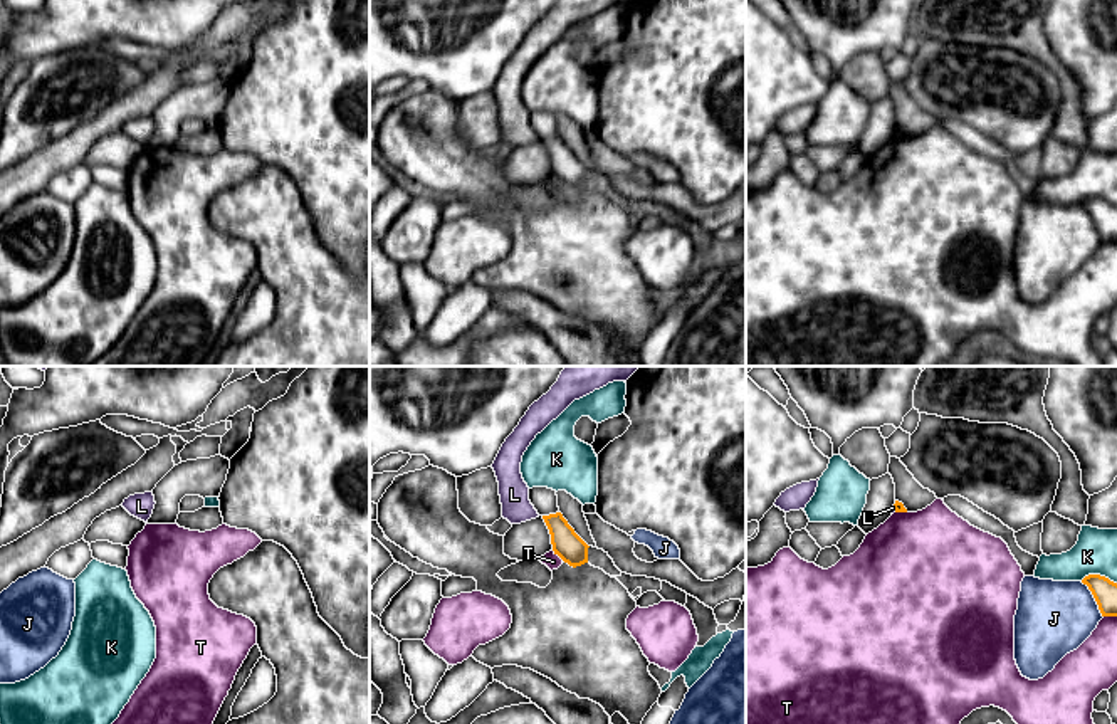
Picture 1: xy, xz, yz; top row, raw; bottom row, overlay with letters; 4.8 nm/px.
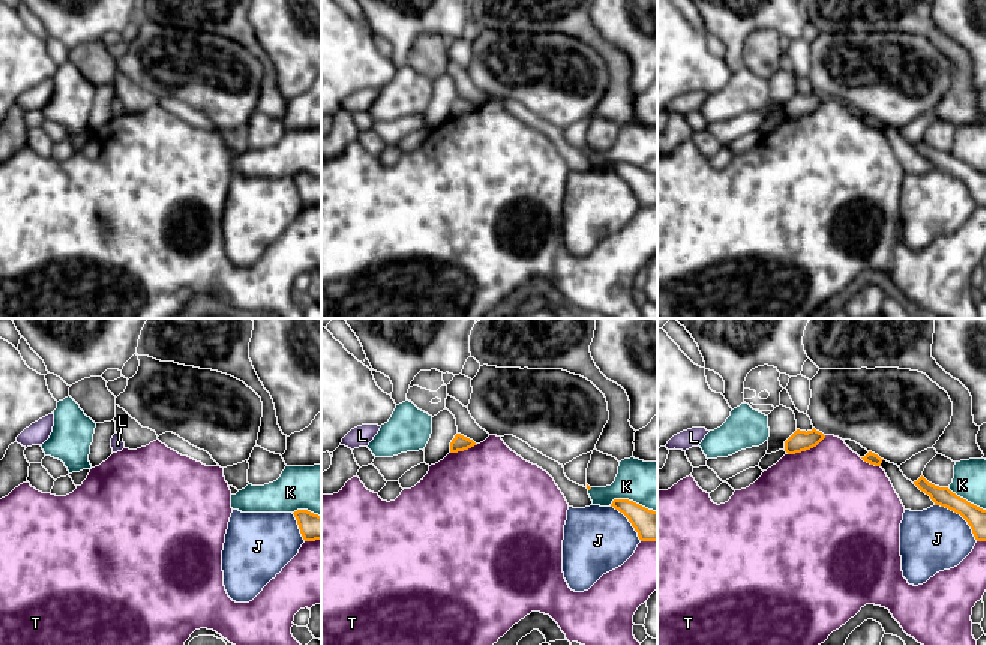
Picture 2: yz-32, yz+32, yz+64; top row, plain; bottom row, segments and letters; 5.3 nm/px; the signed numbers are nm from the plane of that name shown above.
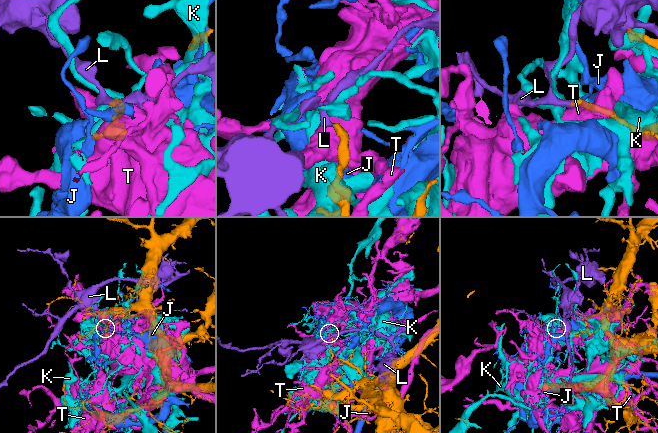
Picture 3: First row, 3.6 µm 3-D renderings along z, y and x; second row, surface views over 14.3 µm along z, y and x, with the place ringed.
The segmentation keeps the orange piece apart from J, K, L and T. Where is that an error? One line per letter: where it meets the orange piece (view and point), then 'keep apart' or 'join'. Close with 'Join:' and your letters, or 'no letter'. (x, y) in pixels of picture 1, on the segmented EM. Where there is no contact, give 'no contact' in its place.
J: yz (1094, 597) | keep apart
K: yz (1099, 575) | keep apart
L: yz (894, 508) | keep apart
T: xz (558, 555) | keep apart
Join: no letter

